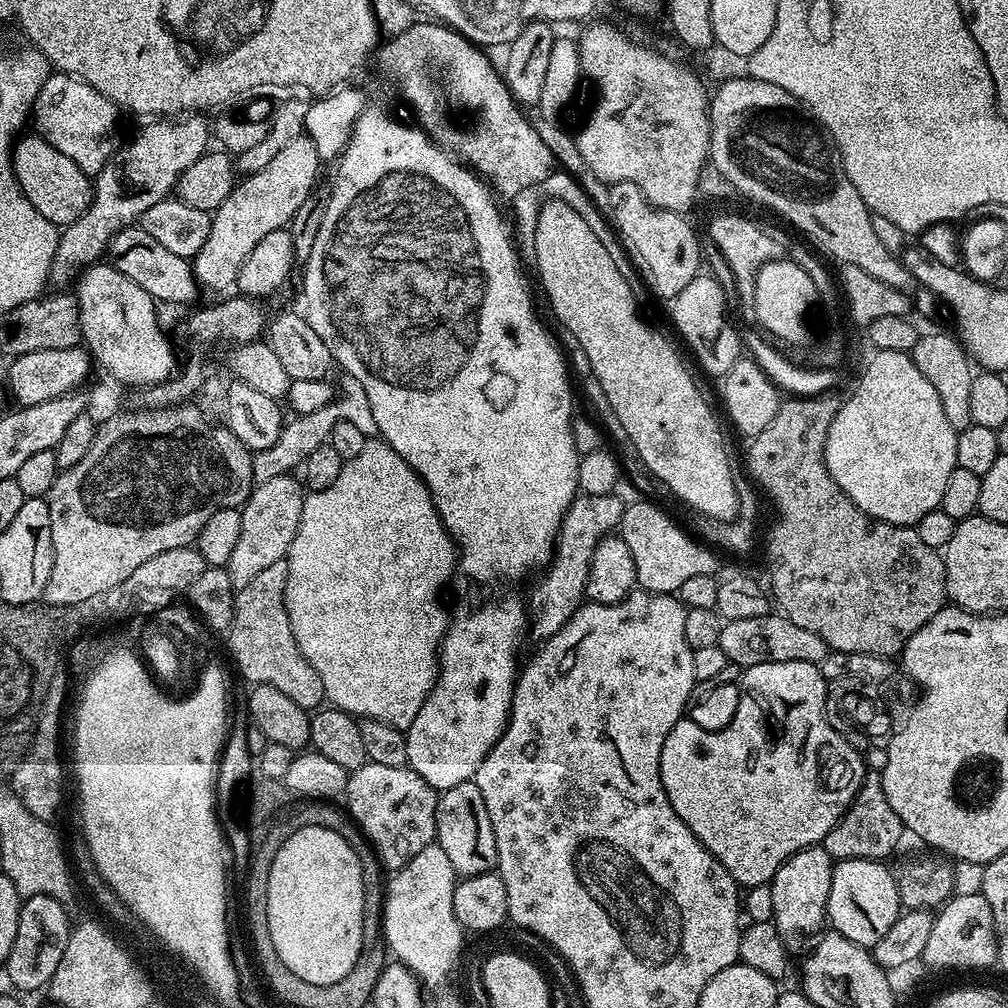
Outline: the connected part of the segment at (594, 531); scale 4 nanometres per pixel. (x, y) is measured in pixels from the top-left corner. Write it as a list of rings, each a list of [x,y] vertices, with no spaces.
[[[609,494],[606,496],[577,495],[572,505],[566,510],[564,521],[560,523],[560,533],[556,535],[556,547],[548,567],[543,569],[540,581],[532,588],[532,593],[527,593],[526,608],[530,613],[530,632],[539,638],[547,638],[554,635],[562,626],[566,626],[569,618],[576,613],[577,608],[585,603],[588,590],[588,575],[590,574],[590,562],[594,558],[596,542],[602,536],[615,533],[620,527],[620,519],[624,513],[625,501],[619,500],[619,495]]]

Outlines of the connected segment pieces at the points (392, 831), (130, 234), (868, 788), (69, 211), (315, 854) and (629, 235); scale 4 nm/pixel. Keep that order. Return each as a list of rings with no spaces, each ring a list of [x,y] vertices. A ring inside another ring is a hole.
[[[369,762],[354,770],[348,777],[346,811],[356,821],[361,832],[367,836],[369,844],[376,849],[381,865],[385,869],[399,870],[408,865],[414,854],[422,854],[422,850],[426,850],[426,846],[435,841],[437,799],[437,789],[432,788],[426,782],[426,778],[419,776],[412,768],[378,766]]]
[[[138,226],[118,230],[118,234],[110,238],[106,260],[113,268],[126,274],[130,282],[138,282],[138,286],[142,286],[142,290],[146,290],[146,294],[150,294],[161,305],[197,303],[198,283],[191,263],[171,250],[166,250],[166,246],[161,246],[156,239],[150,238],[150,234],[146,234],[146,230]]]
[[[865,775],[852,805],[844,811],[844,817],[826,834],[822,846],[832,856],[833,861],[878,860],[887,861],[888,855],[900,844],[900,835],[905,835],[903,822],[894,814],[894,806],[886,798],[884,781],[879,775]]]
[[[35,134],[21,135],[15,141],[10,153],[12,157],[12,169],[16,175],[18,186],[22,194],[46,218],[57,226],[73,224],[90,206],[92,201],[93,181],[74,162],[74,158],[66,158],[62,150],[54,150],[50,142],[46,142],[41,136]]]
[[[306,826],[286,838],[270,866],[269,928],[279,958],[298,974],[298,978],[327,986],[350,973],[362,950],[363,909],[364,883],[360,863],[354,850],[350,850],[337,832],[322,826]]]
[[[618,182],[611,185],[608,191],[608,208],[614,221],[615,231],[623,243],[623,248],[631,257],[637,272],[643,277],[647,291],[654,297],[661,296],[664,302],[671,301],[701,271],[700,244],[696,241],[696,232],[684,221],[679,212],[667,212],[665,208],[655,208],[642,194],[634,182]]]

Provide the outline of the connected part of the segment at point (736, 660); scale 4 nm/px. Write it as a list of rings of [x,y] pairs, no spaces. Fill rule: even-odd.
[[[783,614],[729,620],[724,625],[719,645],[729,665],[737,664],[740,670],[762,666],[762,662],[810,662],[820,665],[830,651],[828,644],[822,642],[818,634],[802,630],[802,626],[794,626],[794,622],[790,622]]]

